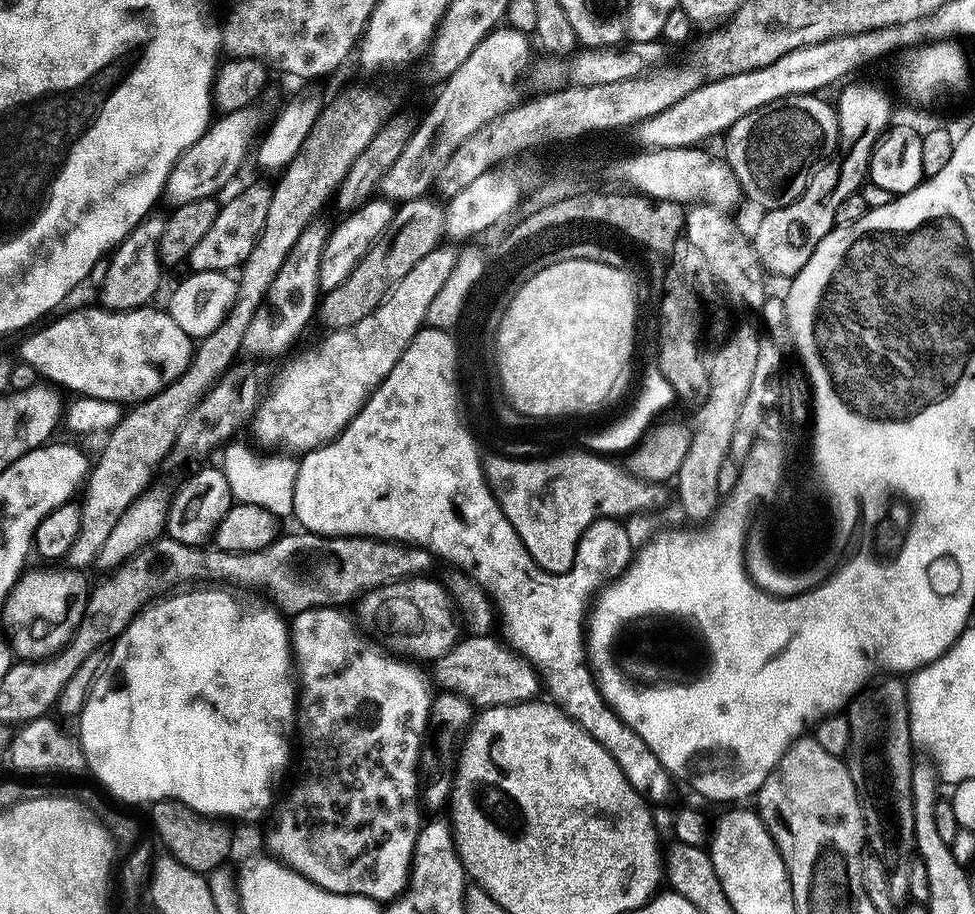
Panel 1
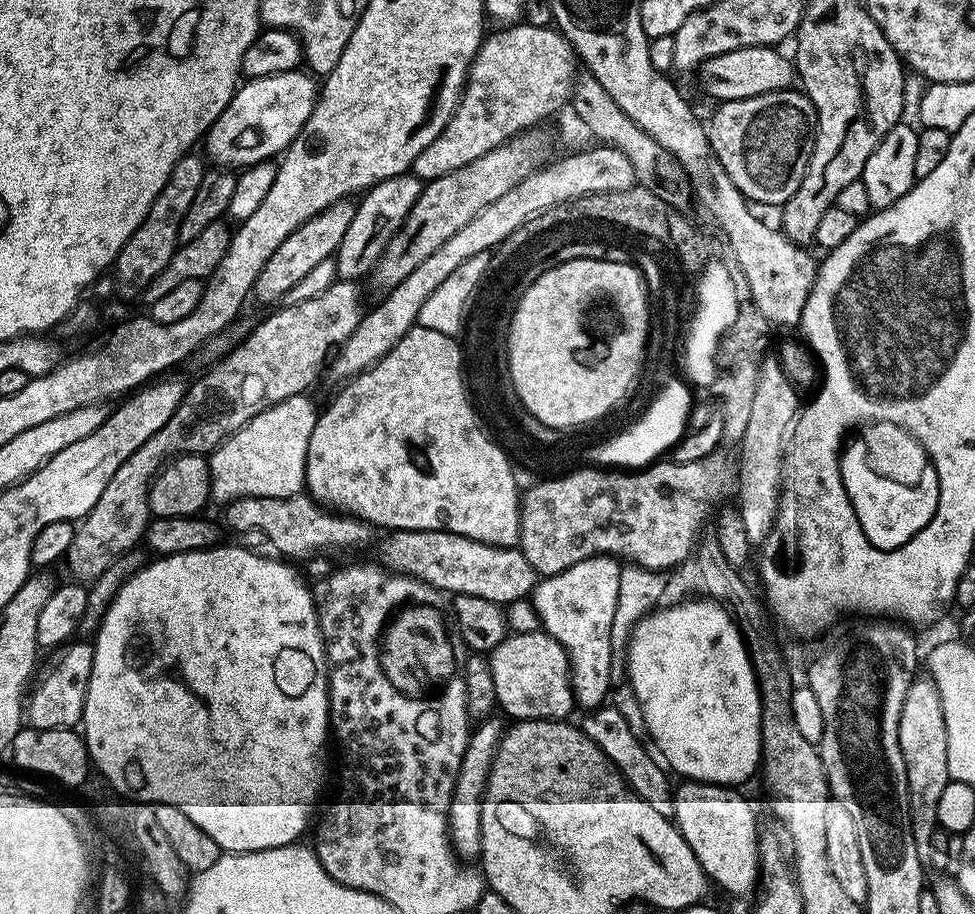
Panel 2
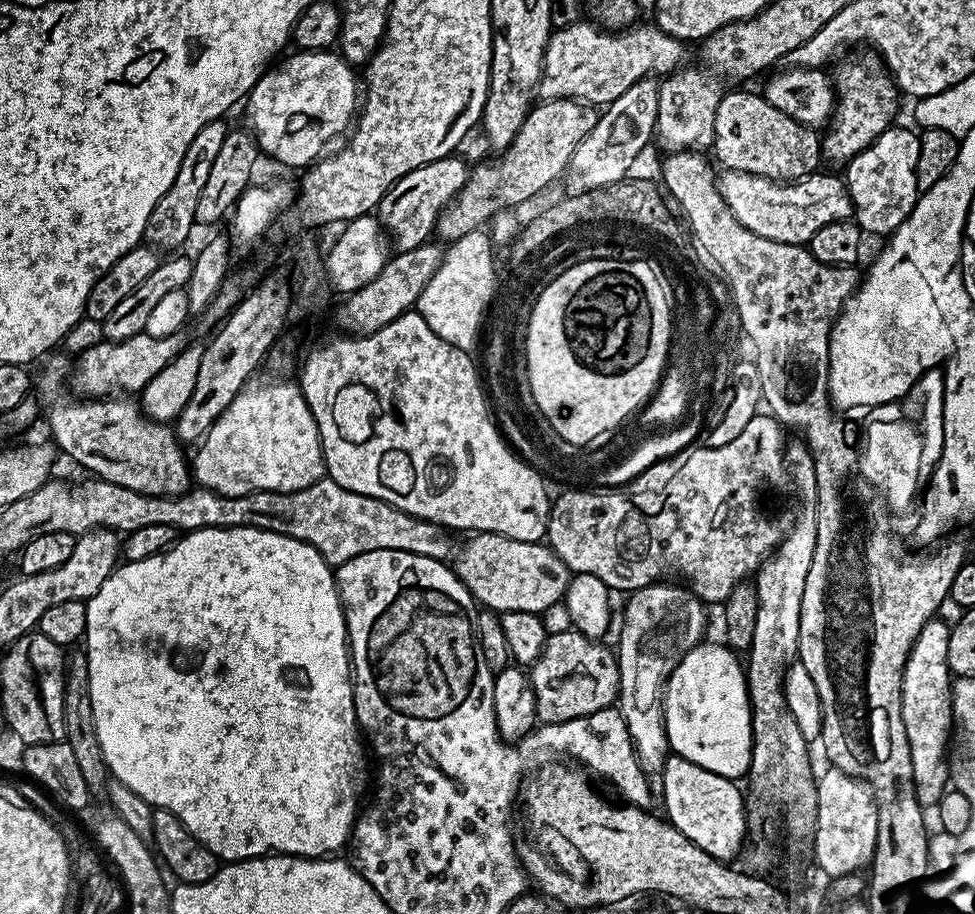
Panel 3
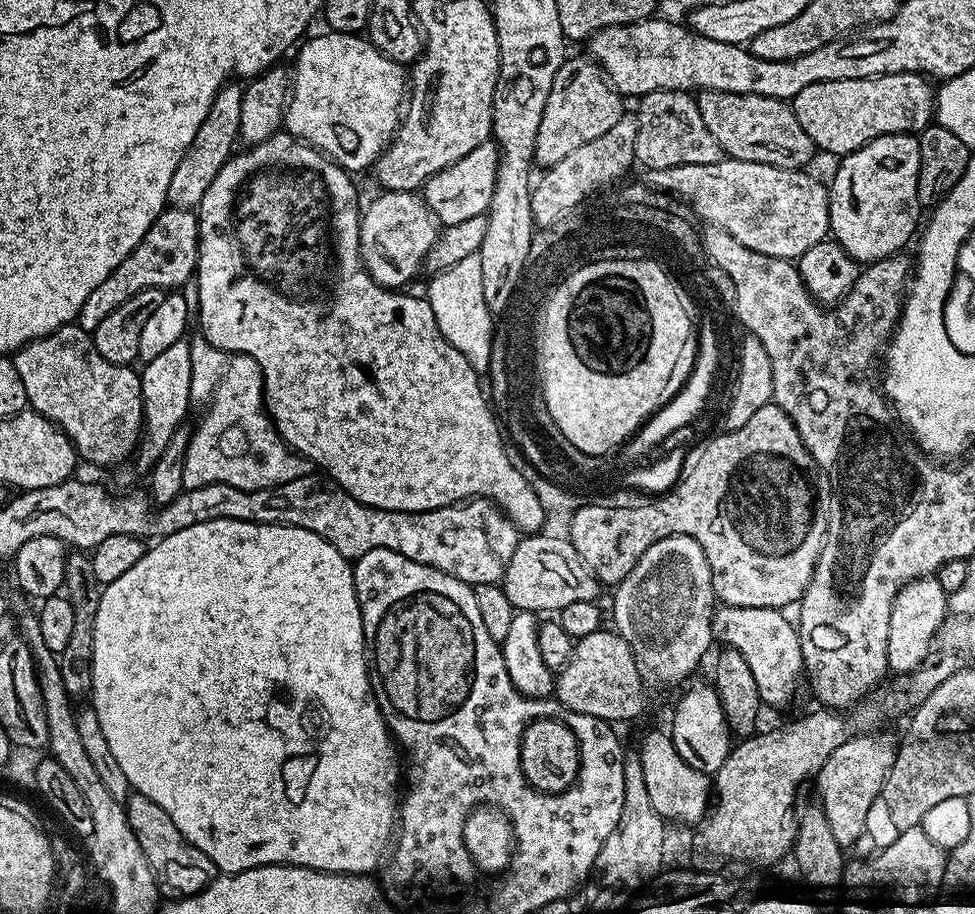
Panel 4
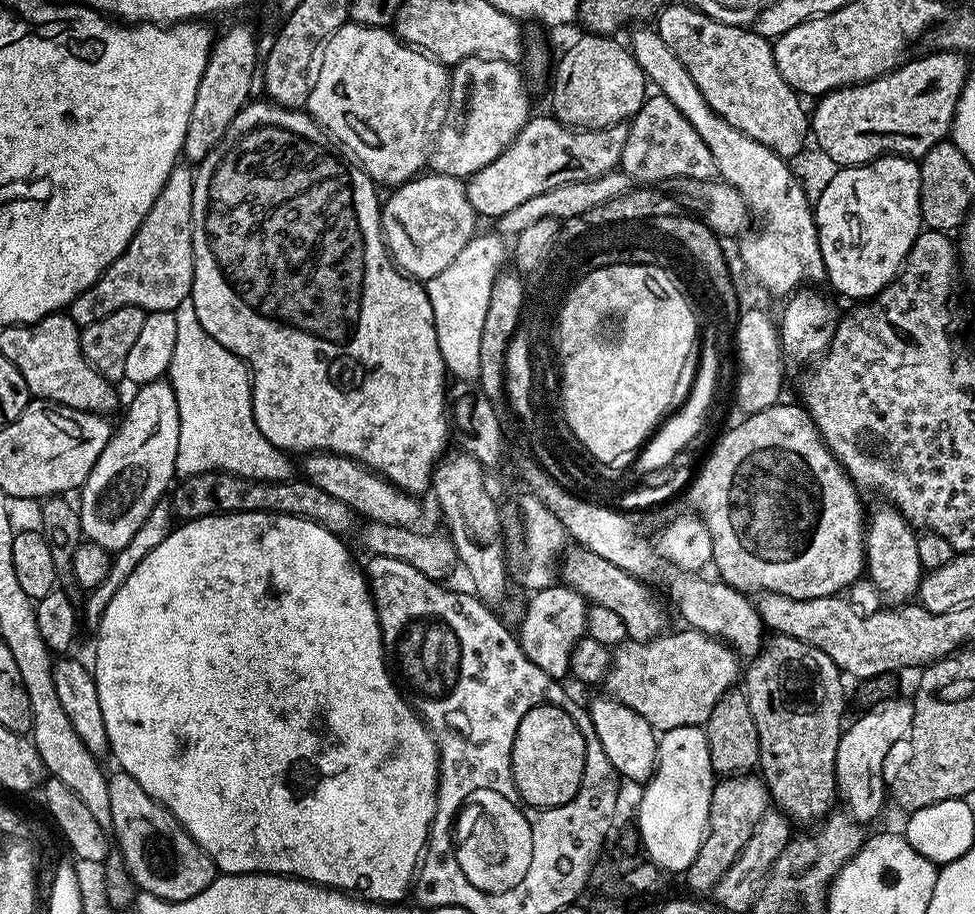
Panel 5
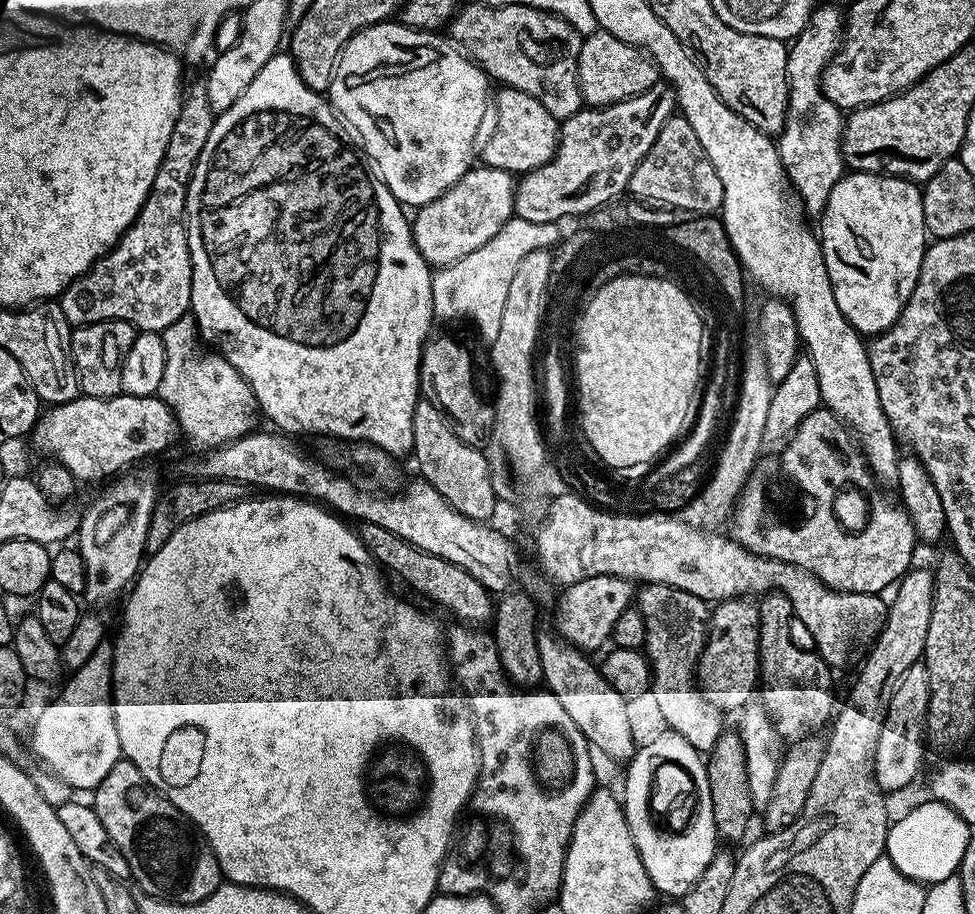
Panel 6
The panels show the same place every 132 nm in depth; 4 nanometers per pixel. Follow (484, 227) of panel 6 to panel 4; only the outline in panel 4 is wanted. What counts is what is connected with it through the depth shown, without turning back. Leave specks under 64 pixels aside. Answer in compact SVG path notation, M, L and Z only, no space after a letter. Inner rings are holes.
M387 190L379 194L361 213L360 258L379 285L398 290L421 271L425 257L439 236L440 226L421 195Z

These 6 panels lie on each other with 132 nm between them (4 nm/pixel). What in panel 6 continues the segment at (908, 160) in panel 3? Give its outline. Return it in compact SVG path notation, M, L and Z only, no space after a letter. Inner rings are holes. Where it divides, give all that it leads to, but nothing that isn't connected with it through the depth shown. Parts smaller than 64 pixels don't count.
M849 171L840 177L819 217L818 237L842 314L865 337L892 328L914 294L926 233L921 185L903 176Z

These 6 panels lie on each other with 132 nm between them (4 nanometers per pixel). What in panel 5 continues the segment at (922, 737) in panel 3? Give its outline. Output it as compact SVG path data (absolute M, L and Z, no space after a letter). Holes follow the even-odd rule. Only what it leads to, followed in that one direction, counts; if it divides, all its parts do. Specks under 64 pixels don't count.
M881 503L881 508L876 508L866 520L866 576L872 579L872 584L878 591L884 592L888 600L898 600L897 602L908 602L919 593L922 579L922 569L918 558L917 533L913 525L908 523L908 519L893 508L891 503Z

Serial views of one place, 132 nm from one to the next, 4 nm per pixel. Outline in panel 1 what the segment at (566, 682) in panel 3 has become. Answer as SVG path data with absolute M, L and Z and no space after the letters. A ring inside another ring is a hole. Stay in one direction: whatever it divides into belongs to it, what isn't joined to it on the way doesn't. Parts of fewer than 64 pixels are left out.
M492 634L465 635L442 659L435 661L435 683L440 683L441 689L461 692L480 710L503 704L521 704L533 699L539 693L536 691L542 688L539 672L525 656L509 647L503 639L495 640L494 637Z

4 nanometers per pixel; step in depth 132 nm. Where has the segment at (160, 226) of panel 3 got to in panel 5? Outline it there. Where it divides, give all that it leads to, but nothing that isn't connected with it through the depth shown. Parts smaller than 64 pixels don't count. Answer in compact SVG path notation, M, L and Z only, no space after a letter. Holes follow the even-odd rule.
M236 24L224 37L217 39L208 54L206 70L202 70L202 82L198 82L198 94L194 94L194 110L190 110L190 126L186 126L183 159L188 162L199 162L208 159L208 153L217 148L226 134L230 122L249 103L252 92L252 79L258 76L258 56L256 60L256 36L248 24Z

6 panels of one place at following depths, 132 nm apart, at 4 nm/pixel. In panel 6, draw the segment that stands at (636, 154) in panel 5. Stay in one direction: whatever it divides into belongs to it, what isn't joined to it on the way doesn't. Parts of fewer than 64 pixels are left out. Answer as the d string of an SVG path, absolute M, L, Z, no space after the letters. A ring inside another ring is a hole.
M673 114L662 130L658 130L654 146L650 146L646 158L638 162L638 170L634 170L627 191L635 199L697 216L719 213L724 197L714 162L706 158L706 150L702 150L702 142L698 142L698 134L694 134L690 122L679 114Z

